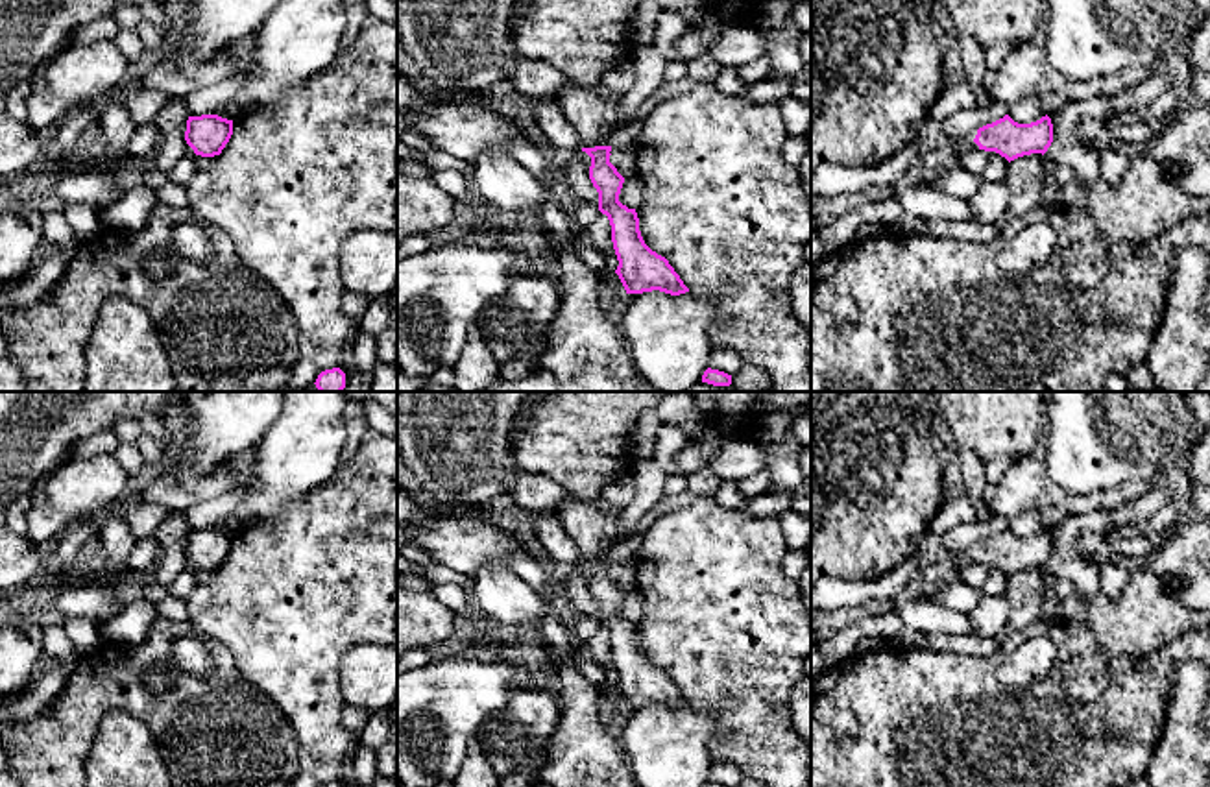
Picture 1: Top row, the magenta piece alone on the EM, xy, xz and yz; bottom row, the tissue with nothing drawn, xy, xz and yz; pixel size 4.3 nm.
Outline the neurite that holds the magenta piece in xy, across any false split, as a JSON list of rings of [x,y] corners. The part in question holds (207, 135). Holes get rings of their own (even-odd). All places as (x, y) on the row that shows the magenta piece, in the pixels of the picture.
[[[218,115],[188,116],[185,140],[196,155],[220,155],[233,135],[233,120]]]

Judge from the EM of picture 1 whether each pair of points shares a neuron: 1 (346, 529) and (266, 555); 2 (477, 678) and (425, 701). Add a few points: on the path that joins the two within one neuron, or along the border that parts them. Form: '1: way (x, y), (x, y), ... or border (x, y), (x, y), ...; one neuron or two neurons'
1: way (326, 549), (320, 555), (287, 555); one neuron
2: way (464, 691), (449, 701), (438, 701); one neuron

